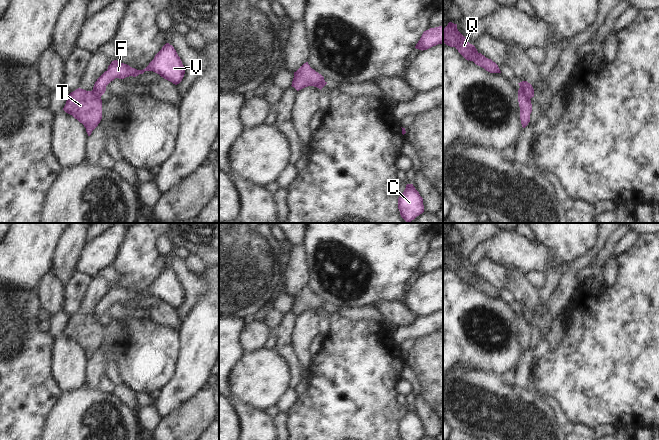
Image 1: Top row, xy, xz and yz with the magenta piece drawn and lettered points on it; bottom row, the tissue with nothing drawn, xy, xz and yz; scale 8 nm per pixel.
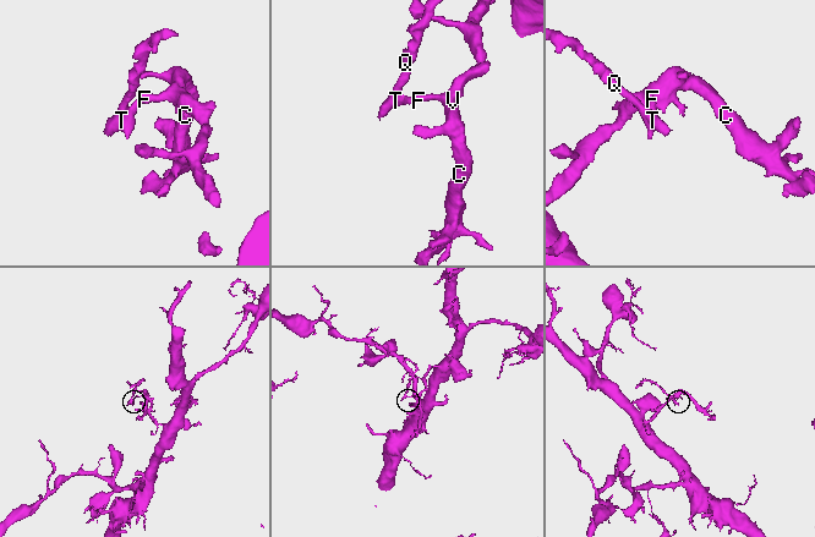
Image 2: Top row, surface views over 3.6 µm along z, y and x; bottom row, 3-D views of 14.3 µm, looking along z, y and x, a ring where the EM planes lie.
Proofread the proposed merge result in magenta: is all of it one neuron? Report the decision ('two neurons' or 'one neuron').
two neurons

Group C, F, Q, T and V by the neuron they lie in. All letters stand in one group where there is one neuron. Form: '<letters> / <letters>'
C F V / Q T

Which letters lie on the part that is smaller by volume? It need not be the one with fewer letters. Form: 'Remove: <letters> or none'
Remove: Q, T

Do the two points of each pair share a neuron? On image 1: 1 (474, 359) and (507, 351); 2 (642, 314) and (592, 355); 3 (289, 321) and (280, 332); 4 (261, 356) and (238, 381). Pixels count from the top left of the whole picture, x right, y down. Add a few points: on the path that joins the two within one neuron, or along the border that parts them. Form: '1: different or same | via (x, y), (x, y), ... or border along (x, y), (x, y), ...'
1: same | via (482, 353), (499, 352)
2: same | via (630, 326), (604, 352)
3: same | via (287, 324), (283, 329)
4: same | via (257, 362), (244, 375)

